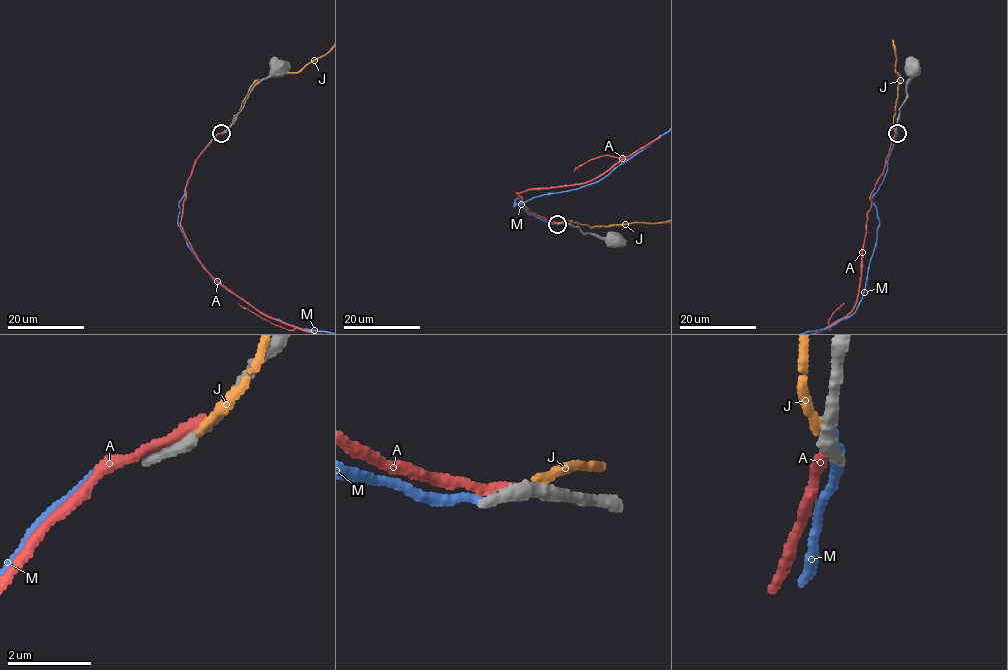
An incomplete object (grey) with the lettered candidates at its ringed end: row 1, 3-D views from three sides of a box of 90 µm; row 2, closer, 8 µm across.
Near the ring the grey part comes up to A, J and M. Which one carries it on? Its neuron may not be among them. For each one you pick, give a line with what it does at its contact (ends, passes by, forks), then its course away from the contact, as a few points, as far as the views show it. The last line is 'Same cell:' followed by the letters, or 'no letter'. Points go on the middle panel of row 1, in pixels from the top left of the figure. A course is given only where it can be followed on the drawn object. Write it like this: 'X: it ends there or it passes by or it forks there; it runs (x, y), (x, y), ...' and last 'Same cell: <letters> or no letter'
Same cell: no letter

